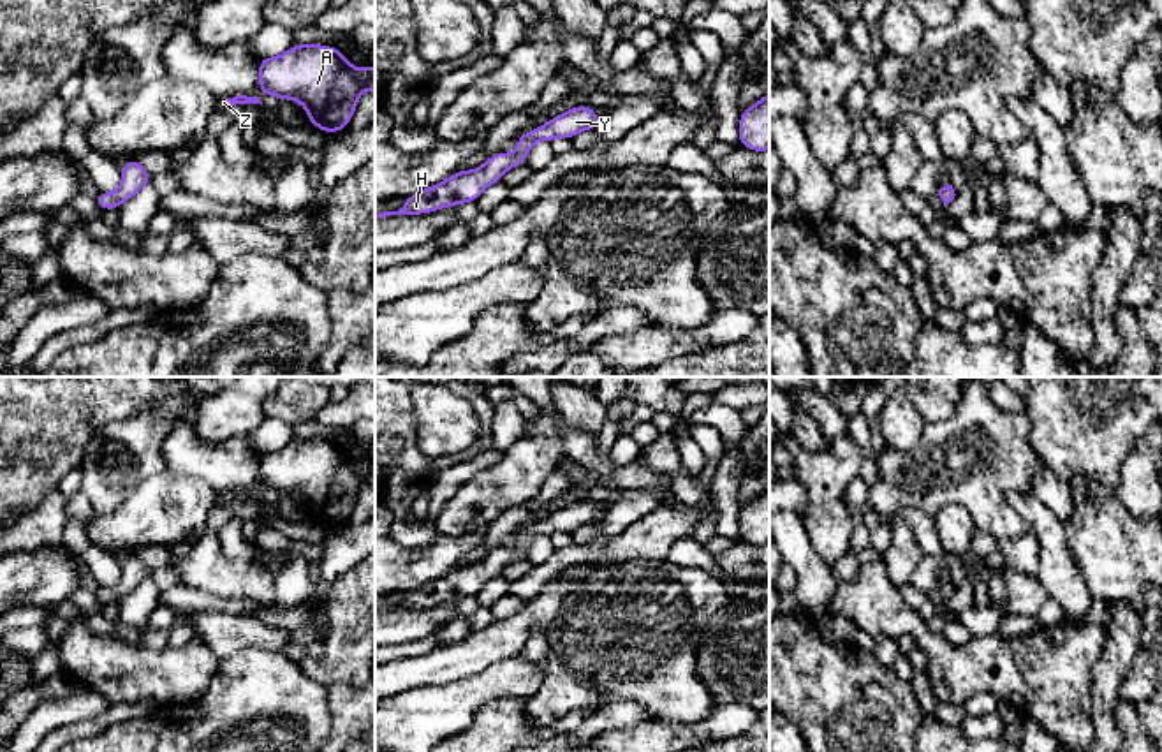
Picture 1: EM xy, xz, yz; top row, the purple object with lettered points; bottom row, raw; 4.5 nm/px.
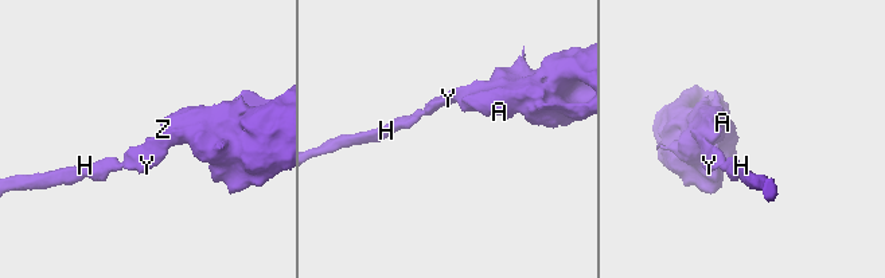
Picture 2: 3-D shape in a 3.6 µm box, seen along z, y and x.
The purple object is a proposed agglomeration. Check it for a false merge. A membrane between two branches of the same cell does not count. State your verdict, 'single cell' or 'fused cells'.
single cell

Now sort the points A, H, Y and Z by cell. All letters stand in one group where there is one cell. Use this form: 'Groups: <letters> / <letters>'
Groups: A H Y Z

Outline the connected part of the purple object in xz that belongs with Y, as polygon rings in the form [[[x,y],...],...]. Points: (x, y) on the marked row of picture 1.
[[[576,106],[551,118],[548,123],[525,132],[516,139],[512,155],[498,151],[491,155],[481,167],[470,171],[456,171],[442,183],[423,188],[405,199],[398,211],[384,211],[375,218],[389,215],[421,215],[433,213],[440,208],[475,203],[484,188],[502,180],[514,166],[525,166],[526,153],[539,141],[553,141],[556,137],[570,139],[583,130],[593,130],[600,118],[590,106]]]

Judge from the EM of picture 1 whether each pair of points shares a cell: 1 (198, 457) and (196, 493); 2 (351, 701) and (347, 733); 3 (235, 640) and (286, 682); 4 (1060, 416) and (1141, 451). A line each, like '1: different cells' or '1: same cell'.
1: different cells
2: same cell
3: different cells
4: different cells

